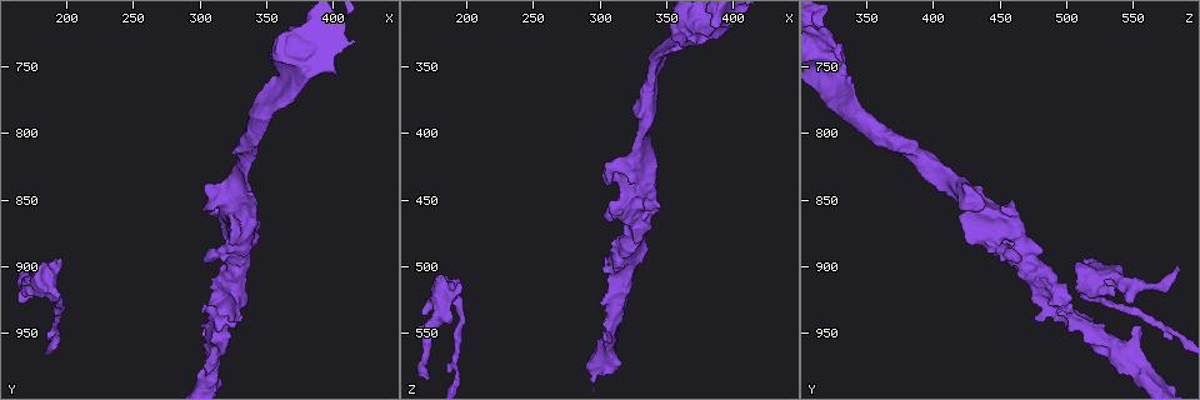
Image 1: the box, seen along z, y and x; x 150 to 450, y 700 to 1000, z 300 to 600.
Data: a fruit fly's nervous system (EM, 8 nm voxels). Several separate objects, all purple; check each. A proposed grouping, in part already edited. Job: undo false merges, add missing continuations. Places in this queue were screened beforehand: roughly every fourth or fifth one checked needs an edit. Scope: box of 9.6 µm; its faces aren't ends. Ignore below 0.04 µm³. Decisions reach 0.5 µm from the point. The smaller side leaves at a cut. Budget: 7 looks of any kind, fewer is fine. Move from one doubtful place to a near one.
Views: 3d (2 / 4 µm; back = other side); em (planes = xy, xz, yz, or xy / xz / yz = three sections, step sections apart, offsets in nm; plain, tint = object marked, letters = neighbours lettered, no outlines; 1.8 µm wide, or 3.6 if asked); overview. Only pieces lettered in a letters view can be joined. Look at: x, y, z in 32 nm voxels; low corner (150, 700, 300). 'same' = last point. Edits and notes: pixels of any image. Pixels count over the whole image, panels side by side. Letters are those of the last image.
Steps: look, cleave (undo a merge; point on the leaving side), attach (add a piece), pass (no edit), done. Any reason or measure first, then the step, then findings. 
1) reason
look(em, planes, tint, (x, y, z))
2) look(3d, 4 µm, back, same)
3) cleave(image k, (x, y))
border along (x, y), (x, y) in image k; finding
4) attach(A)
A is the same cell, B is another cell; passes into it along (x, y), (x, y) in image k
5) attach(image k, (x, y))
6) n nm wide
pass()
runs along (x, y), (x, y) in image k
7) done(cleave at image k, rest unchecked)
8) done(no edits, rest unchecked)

free end
look(em, planes, letters, (306, 934, 498))

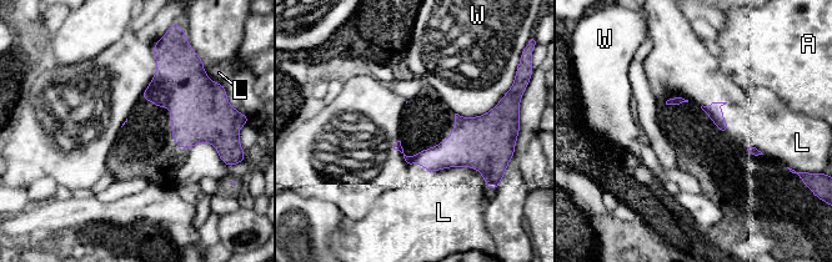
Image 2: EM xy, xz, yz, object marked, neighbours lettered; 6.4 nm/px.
pass()
A, L and W are other cells; border along (497, 102), (481, 115), (455, 114) in image 2; none of them fits

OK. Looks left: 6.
a fork
look(em, planes, plain, (326, 844, 424))

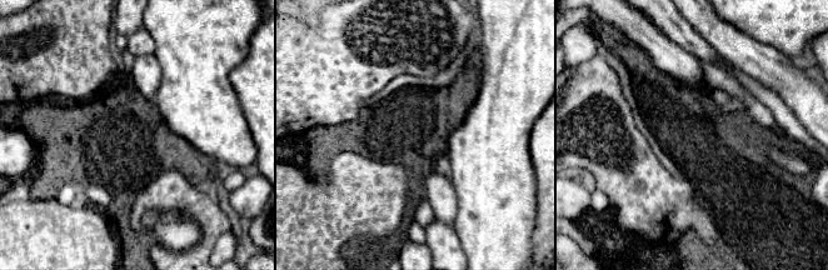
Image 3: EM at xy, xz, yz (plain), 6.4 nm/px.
look(em, planes, letters, same)

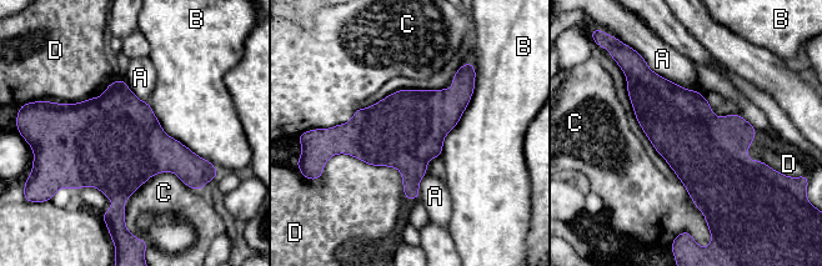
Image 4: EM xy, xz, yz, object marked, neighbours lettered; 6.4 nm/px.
pass()
A, B, C and D are other cells; border along (643, 60), (657, 74), (705, 98) in image 4; all the same cell

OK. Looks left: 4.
touches itself
look(em, planes, letters, (348, 770, 340))

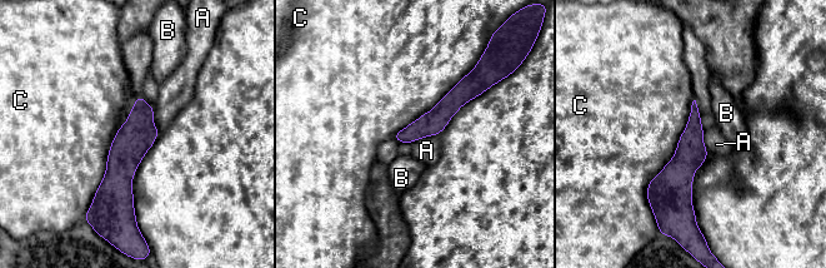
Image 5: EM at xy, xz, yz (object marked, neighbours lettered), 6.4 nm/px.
pass()
A, B and C are other cells; border along (153, 105), (153, 122), (160, 132) in image 5; one cell here

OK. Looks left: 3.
done(no edits, rest unchecked)

